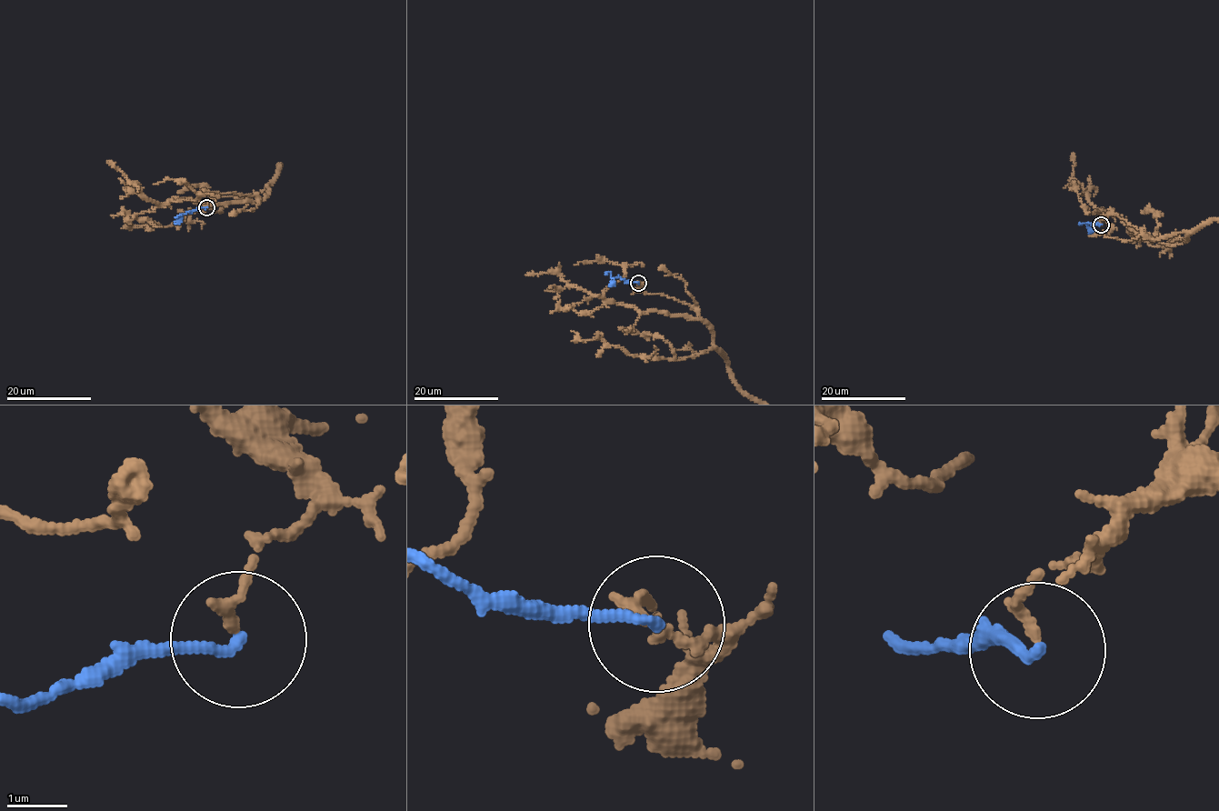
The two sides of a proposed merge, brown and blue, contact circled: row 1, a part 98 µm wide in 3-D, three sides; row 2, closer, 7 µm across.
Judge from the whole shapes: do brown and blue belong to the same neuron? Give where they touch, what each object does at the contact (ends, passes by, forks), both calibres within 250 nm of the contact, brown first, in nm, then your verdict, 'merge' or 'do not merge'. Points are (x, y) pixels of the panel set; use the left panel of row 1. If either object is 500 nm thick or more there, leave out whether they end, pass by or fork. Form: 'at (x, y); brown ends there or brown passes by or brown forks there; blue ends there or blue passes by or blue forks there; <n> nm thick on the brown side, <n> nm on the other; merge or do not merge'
at (206, 207); brown ends there; blue ends there; 170 nm thick on the brown side, 160 nm on the other; do not merge

